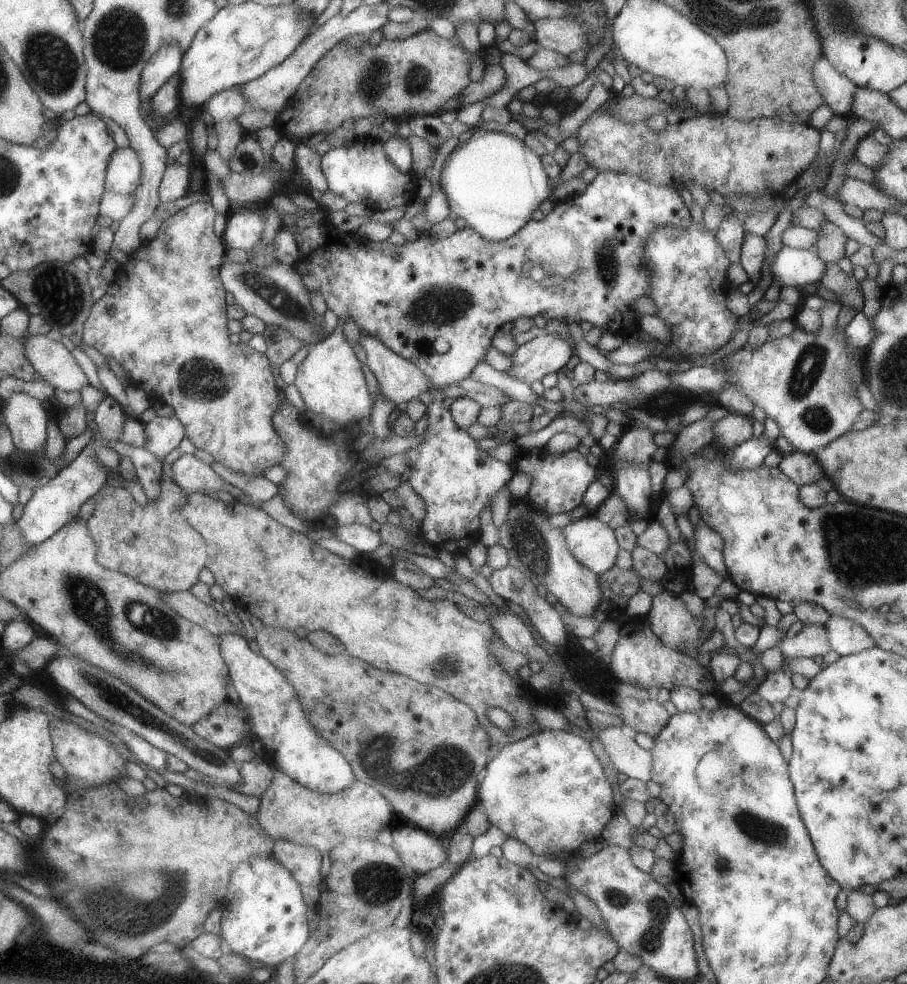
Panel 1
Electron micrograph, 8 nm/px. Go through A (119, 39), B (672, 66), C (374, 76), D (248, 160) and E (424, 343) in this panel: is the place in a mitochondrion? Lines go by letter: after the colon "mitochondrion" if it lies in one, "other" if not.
A: mitochondrion
B: other
C: mitochondrion
D: mitochondrion
E: mitochondrion

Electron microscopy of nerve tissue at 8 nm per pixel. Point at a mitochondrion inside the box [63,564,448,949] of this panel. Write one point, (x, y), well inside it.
(113, 904)

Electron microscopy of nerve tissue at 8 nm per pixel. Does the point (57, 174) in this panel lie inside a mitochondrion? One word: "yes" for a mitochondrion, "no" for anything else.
no

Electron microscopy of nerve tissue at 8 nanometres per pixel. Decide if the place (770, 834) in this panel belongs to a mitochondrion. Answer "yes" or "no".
yes

